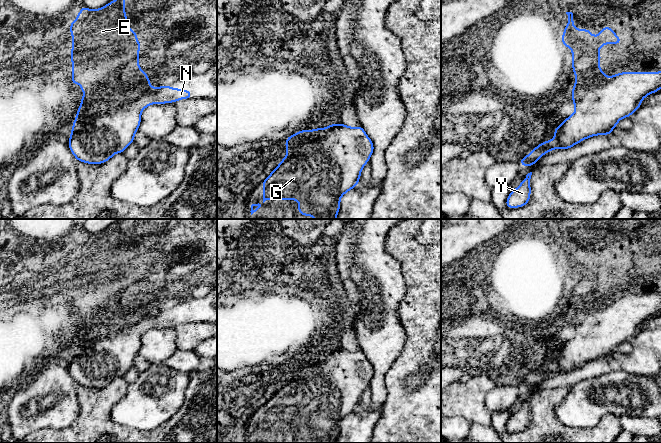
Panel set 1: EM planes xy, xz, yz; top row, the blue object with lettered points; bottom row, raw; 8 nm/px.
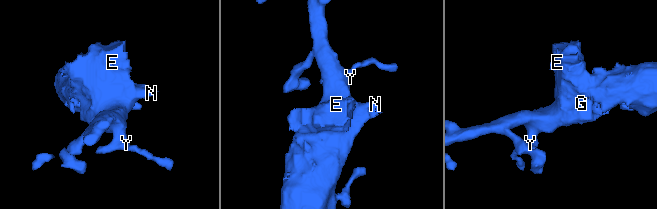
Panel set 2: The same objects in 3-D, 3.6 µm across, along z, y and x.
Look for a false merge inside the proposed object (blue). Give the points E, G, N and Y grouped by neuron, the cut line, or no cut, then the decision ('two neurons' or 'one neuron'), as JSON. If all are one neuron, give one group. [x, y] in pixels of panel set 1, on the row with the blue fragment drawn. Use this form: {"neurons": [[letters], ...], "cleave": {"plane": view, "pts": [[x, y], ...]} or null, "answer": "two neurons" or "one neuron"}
{"neurons": [["E", "G", "N", "Y"]], "cleave": null, "answer": "one neuron"}

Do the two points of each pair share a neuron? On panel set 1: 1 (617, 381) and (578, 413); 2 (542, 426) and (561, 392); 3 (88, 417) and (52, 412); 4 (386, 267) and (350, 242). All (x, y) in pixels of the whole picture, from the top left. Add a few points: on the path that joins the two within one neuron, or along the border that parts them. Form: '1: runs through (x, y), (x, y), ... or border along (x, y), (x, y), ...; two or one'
1: runs through (607, 391), (601, 396), (593, 397), (587, 403); one
2: runs through (543, 418), (543, 410), (553, 400); one
3: border along (77, 393), (79, 414), (71, 423), (59, 430); two
4: runs through (377, 267), (359, 251); one

